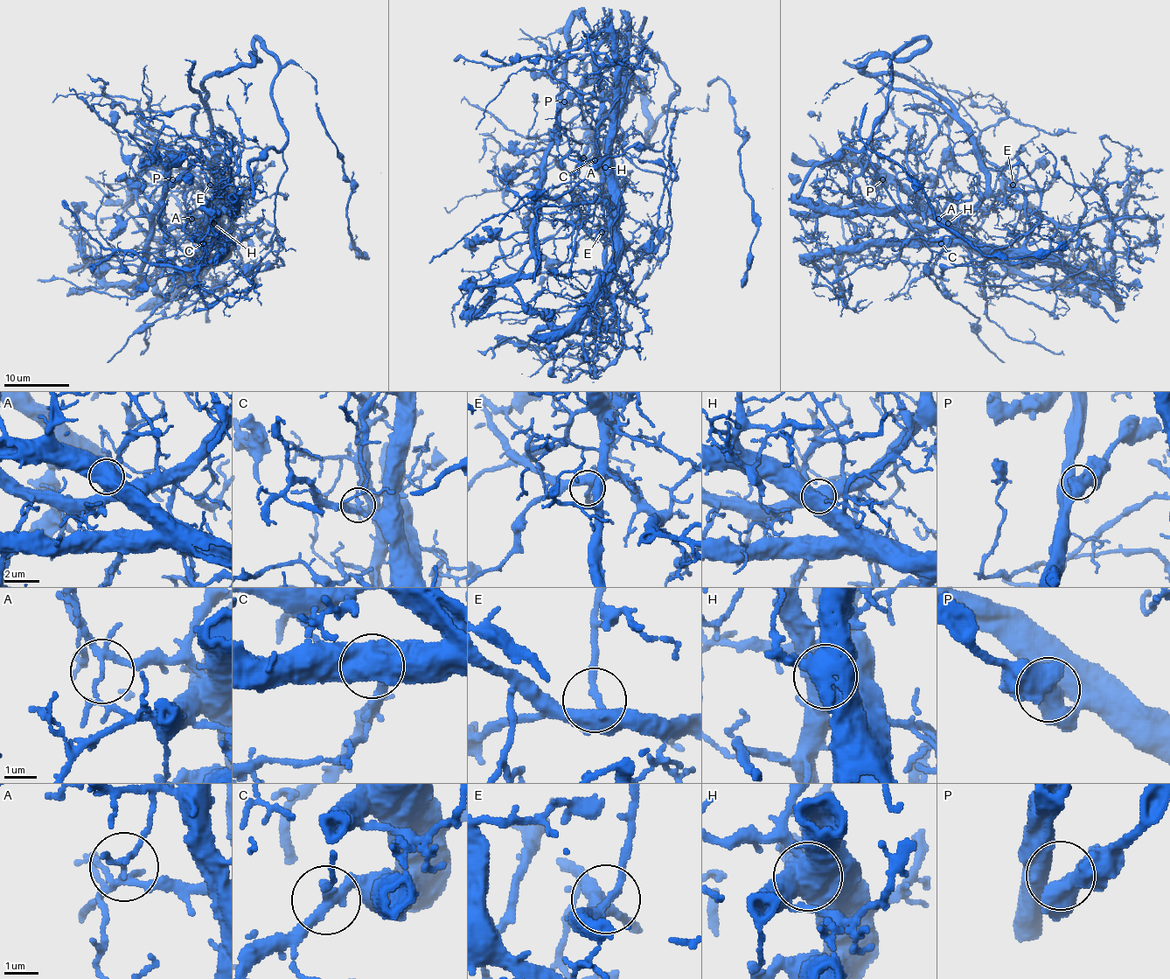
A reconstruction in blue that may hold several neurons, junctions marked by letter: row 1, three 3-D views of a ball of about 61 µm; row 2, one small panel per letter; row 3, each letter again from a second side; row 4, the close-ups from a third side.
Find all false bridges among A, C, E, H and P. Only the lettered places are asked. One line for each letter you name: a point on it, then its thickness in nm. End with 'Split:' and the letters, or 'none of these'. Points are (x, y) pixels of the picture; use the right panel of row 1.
A: at (938, 219); 130 nm thick
H: at (948, 223); 750 nm thick
Split: A, H

